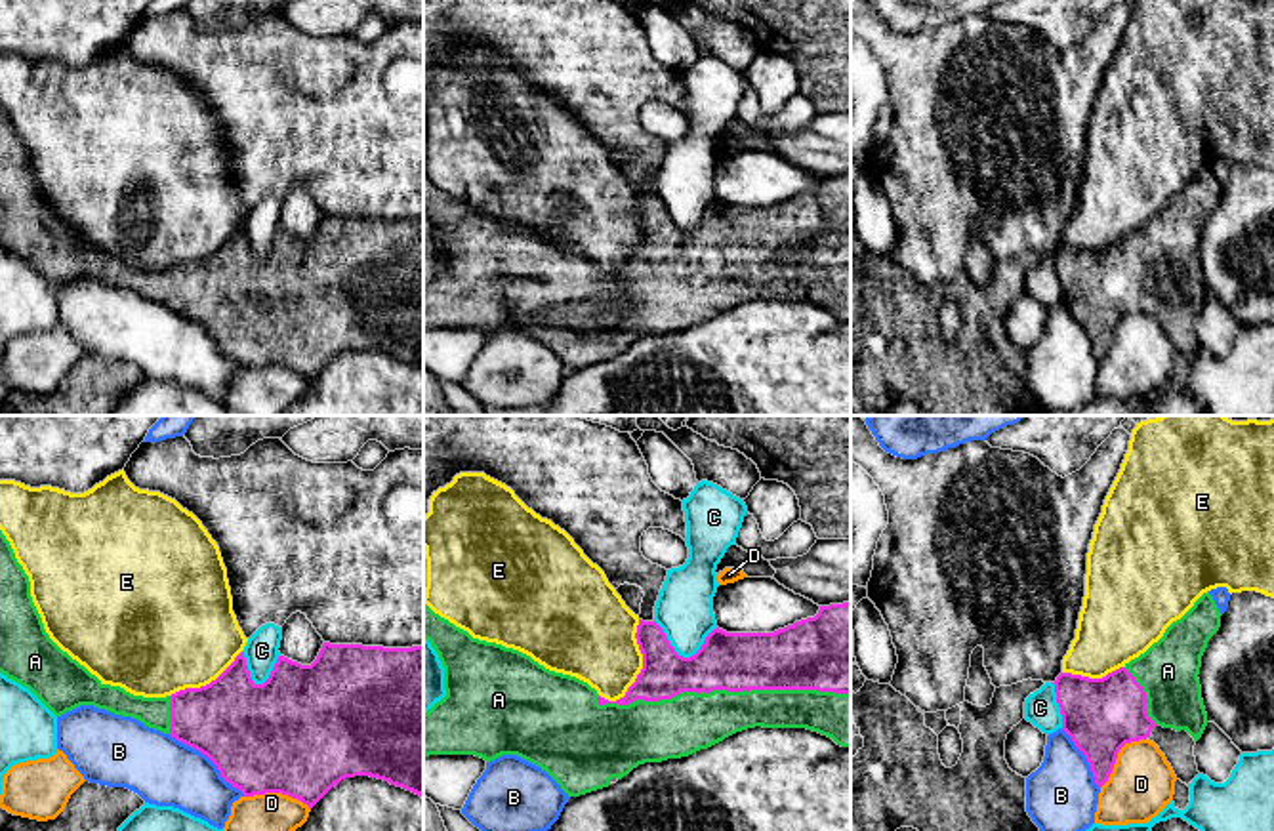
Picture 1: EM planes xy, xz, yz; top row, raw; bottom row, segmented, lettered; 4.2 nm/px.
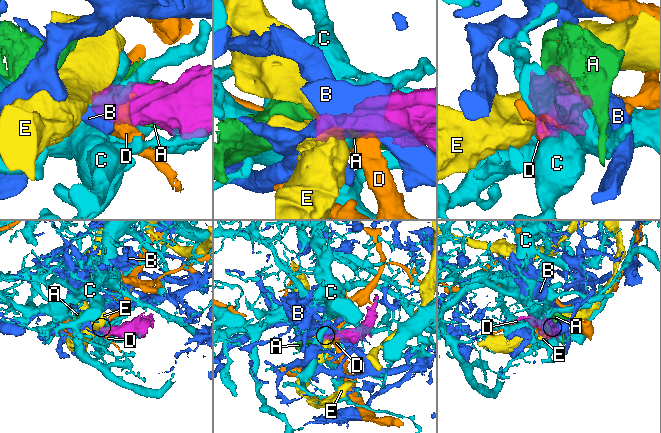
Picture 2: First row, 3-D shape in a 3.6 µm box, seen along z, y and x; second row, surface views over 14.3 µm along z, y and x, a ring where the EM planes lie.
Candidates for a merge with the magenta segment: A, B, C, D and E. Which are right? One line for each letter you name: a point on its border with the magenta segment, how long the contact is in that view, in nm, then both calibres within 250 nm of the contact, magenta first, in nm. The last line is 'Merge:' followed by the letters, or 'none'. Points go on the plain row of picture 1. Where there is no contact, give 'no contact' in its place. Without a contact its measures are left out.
A: contact xz (721, 262); length 1050 nm; calibres 260 and 260 nm
Merge: A

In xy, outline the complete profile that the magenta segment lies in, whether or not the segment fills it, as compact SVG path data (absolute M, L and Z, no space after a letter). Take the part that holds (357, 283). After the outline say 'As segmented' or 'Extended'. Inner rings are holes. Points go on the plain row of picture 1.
M0 103L0 246L29 261L55 290L80 278L93 278L170 307L206 328L221 351L240 362L244 370L282 366L313 381L341 353L370 349L423 372L423 217L383 221L324 215L311 238L278 229L263 257L252 253L240 225L206 259L185 261L166 271L134 269L120 259L103 257L50 212L32 175L29 149Z. Extended

